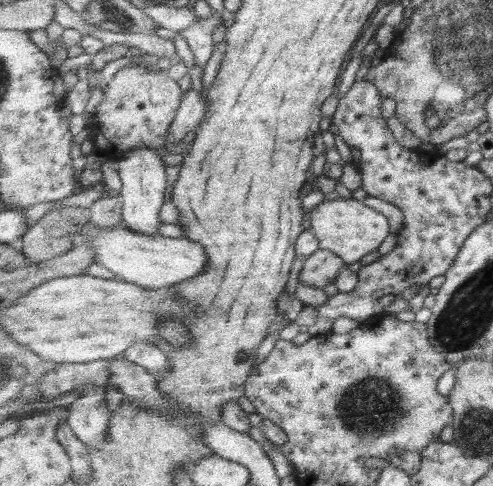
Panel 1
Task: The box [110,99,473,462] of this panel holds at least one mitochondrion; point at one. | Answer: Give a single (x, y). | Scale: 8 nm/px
(370, 406)

